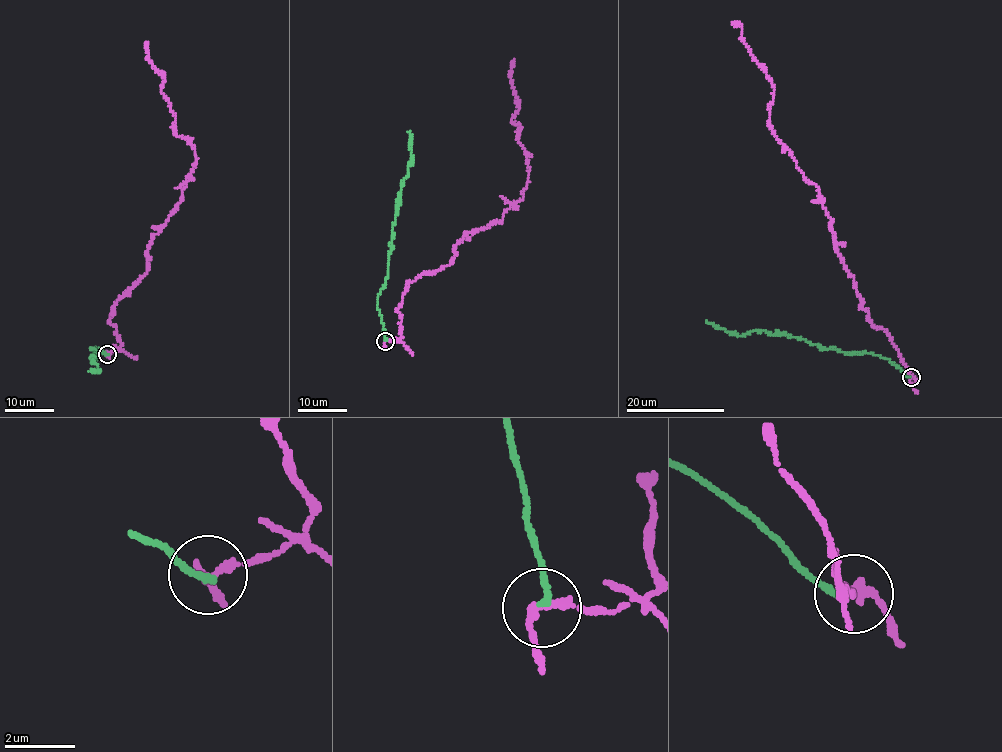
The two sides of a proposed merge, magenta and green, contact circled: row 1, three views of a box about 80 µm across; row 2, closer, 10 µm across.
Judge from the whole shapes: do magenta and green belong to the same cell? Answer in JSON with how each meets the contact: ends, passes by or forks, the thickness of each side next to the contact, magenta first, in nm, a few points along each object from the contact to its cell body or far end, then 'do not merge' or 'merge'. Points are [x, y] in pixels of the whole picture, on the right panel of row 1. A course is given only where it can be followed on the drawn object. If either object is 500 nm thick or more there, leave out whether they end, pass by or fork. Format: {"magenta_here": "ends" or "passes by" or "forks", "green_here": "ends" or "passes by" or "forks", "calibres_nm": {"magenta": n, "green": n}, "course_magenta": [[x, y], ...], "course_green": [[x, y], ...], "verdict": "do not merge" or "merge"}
{"magenta_here": "passes by", "green_here": "ends", "calibres_nm": {"magenta": 200, "green": 180}, "course_magenta": [[911, 377], [889, 334], [862, 307], [819, 189], [769, 125], [772, 81], [732, 23]], "course_green": [[911, 377], [880, 355], [818, 347], [786, 334], [760, 330], [737, 335], [705, 320]], "verdict": "do not merge"}

